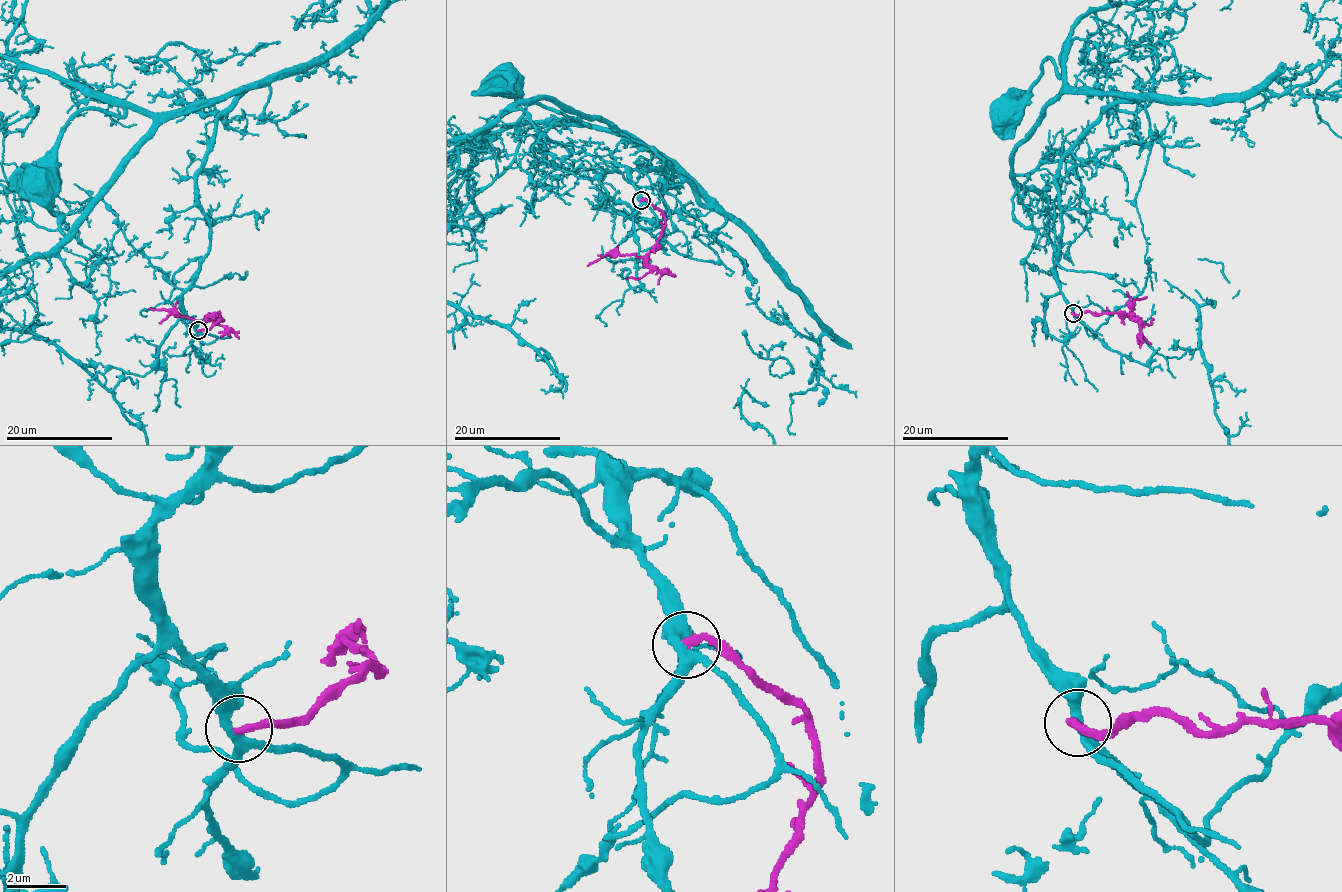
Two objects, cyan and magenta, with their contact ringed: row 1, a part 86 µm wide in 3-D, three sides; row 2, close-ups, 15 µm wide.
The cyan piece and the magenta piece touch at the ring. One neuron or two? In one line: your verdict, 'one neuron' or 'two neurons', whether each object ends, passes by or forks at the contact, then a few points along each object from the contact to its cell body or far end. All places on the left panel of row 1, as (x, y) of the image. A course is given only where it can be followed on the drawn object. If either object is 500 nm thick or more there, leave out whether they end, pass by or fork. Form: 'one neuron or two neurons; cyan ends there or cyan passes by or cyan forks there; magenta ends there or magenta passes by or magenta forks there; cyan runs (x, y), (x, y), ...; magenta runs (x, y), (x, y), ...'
two neurons; cyan forks there; magenta ends there; cyan runs (198, 331), (183, 298), (209, 246), (197, 171), (216, 119), (251, 85), (167, 111), (79, 110), (43, 183); magenta runs (198, 331), (212, 328), (223, 319), (217, 315), (202, 321), (149, 309)

